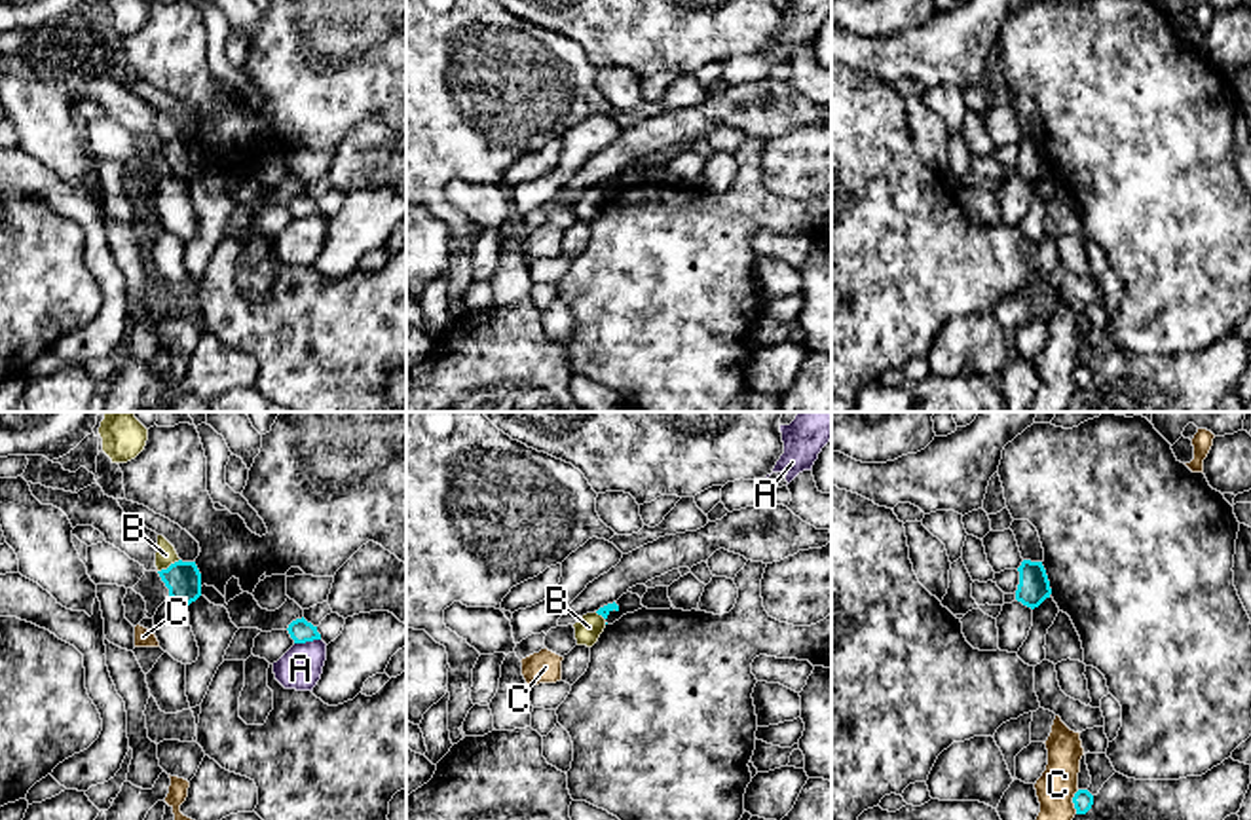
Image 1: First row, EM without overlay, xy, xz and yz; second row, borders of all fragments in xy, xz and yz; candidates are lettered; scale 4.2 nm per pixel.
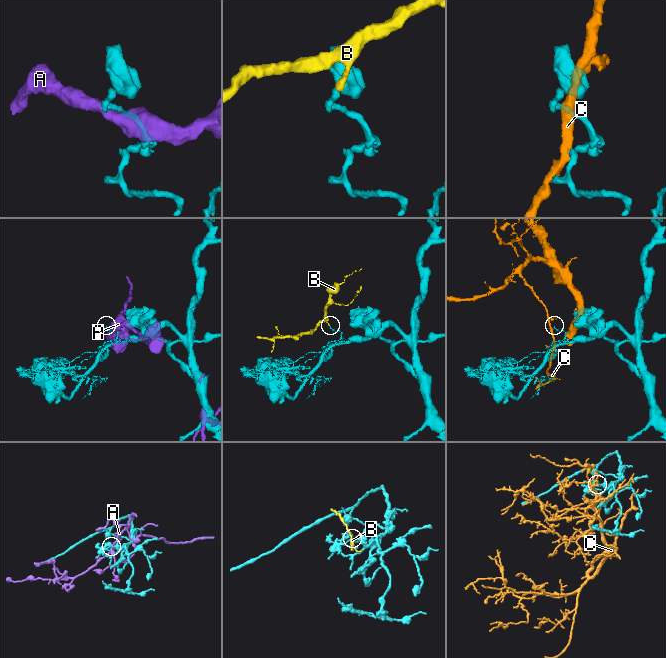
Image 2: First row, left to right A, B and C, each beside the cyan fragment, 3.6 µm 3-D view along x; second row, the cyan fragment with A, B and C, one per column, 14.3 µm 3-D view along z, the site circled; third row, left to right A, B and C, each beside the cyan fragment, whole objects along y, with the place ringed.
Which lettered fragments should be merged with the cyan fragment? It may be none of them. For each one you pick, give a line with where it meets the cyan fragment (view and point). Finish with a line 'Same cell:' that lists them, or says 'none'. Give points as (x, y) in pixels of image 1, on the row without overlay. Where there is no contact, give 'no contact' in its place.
Same cell: none

